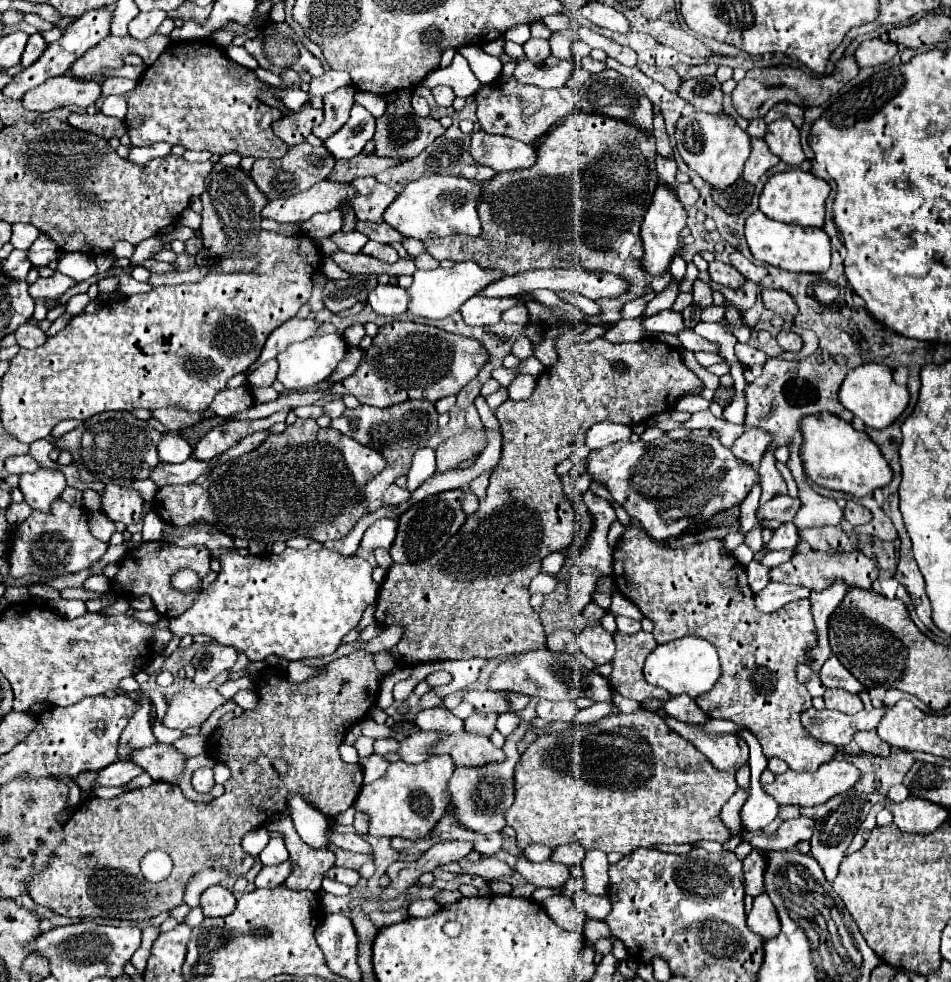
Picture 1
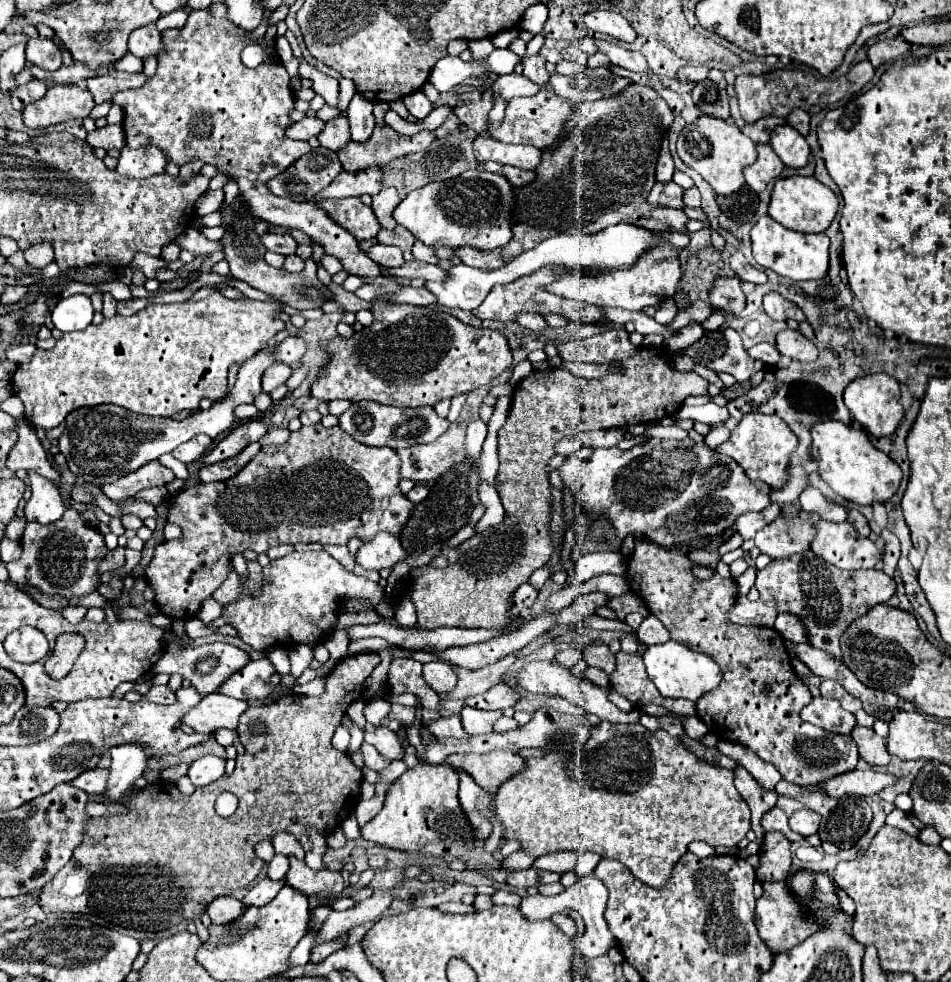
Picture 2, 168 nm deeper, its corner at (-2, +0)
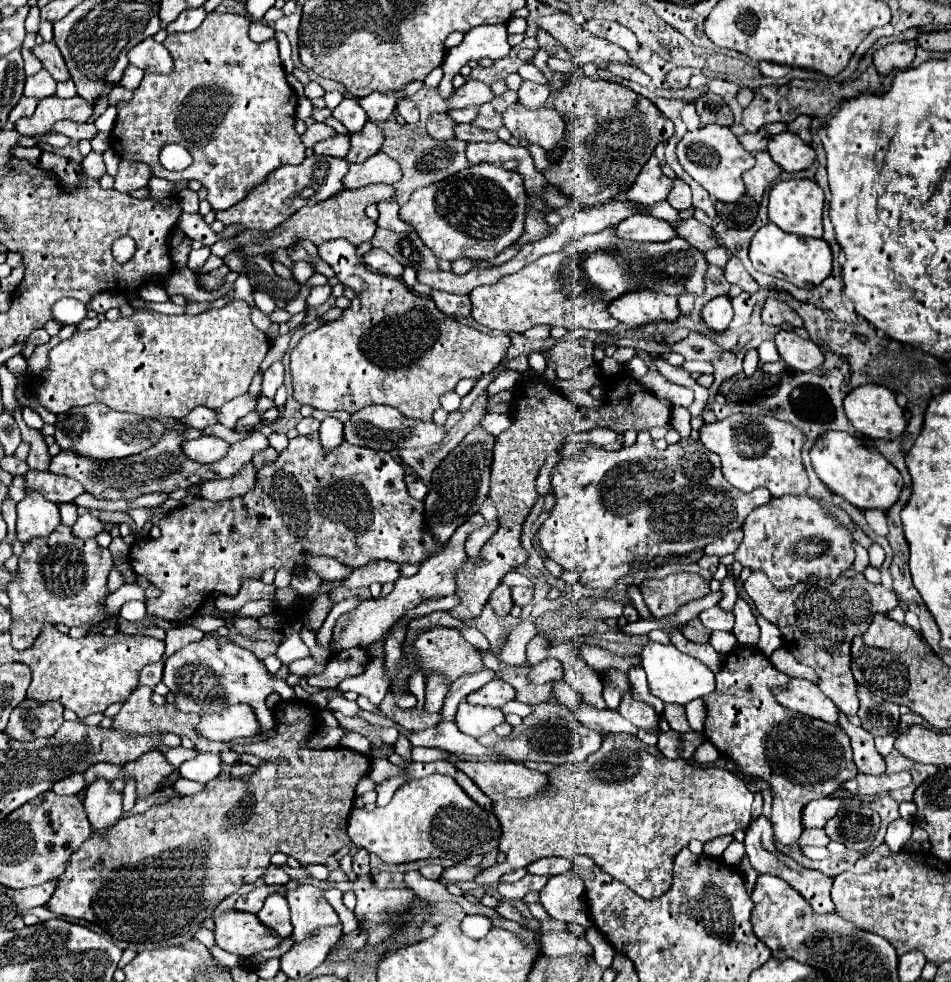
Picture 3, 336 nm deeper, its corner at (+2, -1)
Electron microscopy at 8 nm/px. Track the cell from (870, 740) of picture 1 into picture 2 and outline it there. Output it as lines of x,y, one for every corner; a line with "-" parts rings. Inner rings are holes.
854,727
850,737
856,741
858,749
860,749
860,757
868,763
868,765
878,765
884,767
890,763
890,753
886,751
886,743
882,737
878,737
874,733
874,729
866,729
866,727

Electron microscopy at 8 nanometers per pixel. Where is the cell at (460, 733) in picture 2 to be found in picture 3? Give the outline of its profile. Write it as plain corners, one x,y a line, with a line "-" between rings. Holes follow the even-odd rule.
438,722
436,726
430,726
420,732
408,734
412,746
430,746
430,748
440,748
444,752
458,754
466,760
484,760
488,750
478,744
474,738
462,734
454,722

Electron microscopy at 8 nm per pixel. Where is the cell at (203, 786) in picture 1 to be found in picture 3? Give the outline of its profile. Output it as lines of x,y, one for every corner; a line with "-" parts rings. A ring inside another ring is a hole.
198,754
196,758
184,762
180,768
180,774
188,780
196,780
200,784
206,784
210,780
214,780
220,770
222,770
222,762
220,762
220,756
218,754

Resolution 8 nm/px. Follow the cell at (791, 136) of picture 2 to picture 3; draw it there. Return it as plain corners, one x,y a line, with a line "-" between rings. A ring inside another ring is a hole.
782,132
770,138
768,142
768,152
778,162
786,172
800,172
812,166
816,154
810,144
800,140
798,134
794,132

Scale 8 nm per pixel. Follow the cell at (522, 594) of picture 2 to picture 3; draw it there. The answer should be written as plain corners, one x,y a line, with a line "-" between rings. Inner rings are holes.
500,584
500,588
496,588
496,592
492,592
488,604
492,606
492,610
500,616
500,618
506,618
514,606
512,602
512,596
510,596
510,586
506,584

